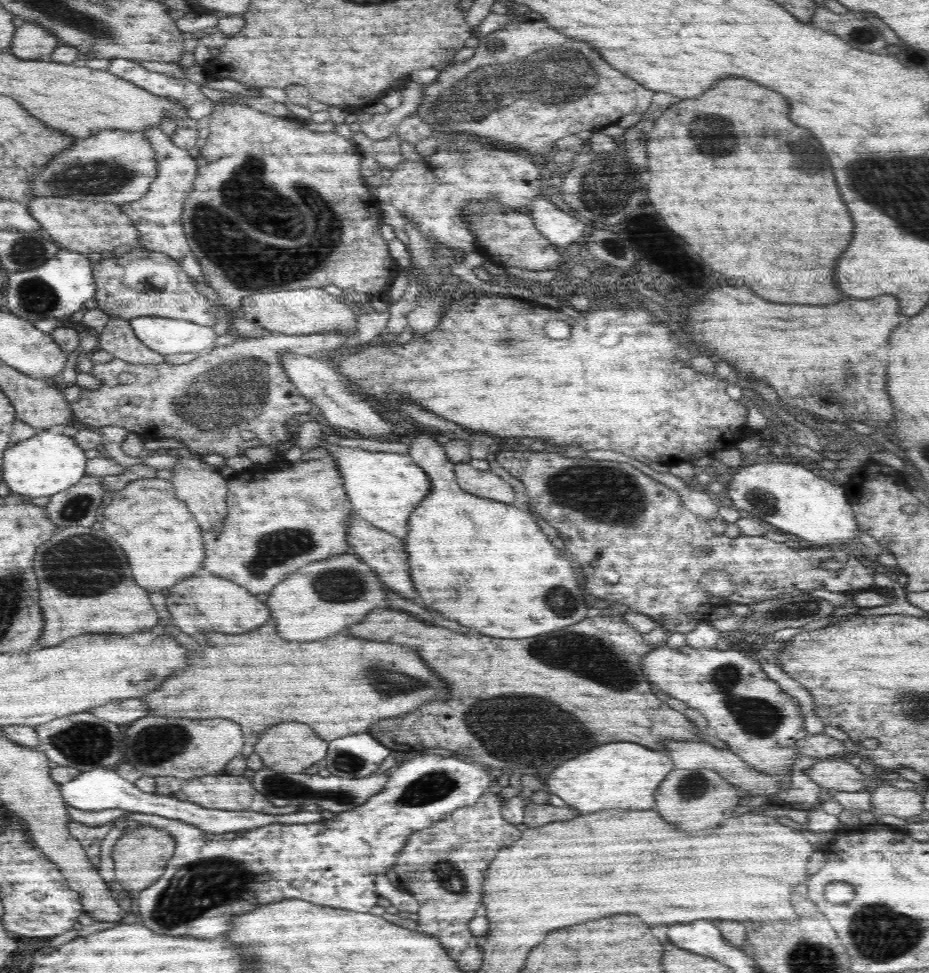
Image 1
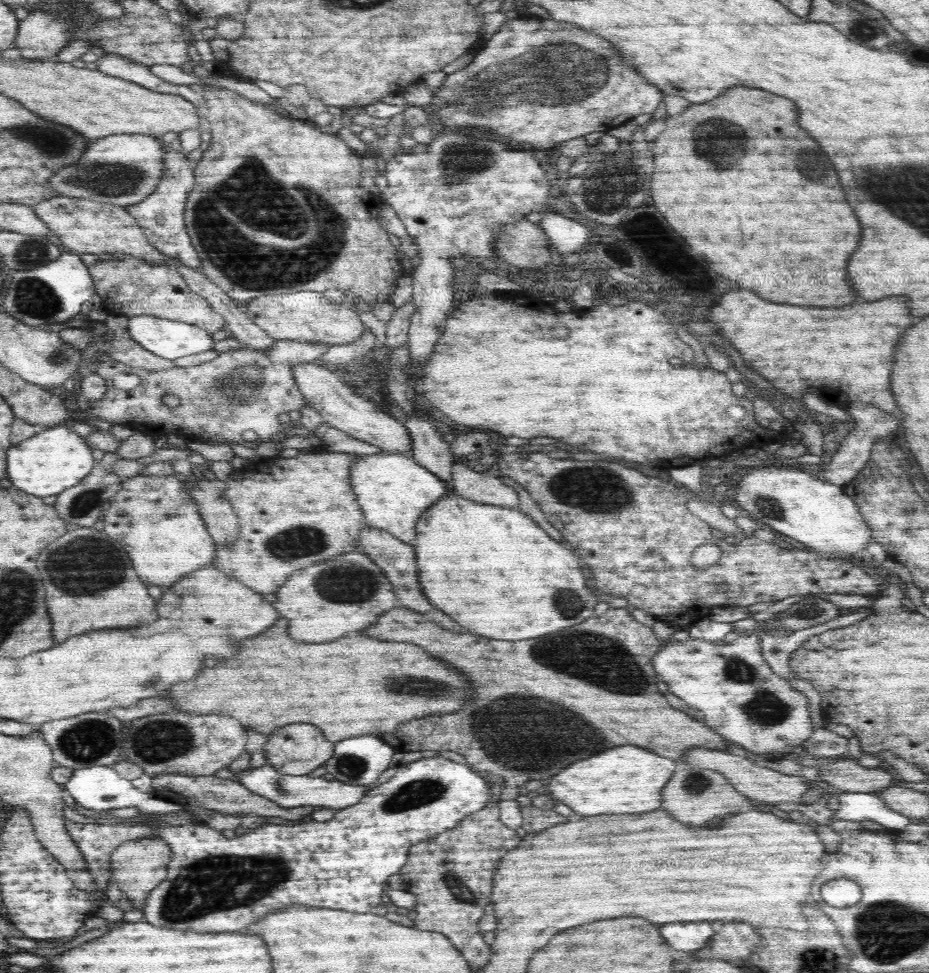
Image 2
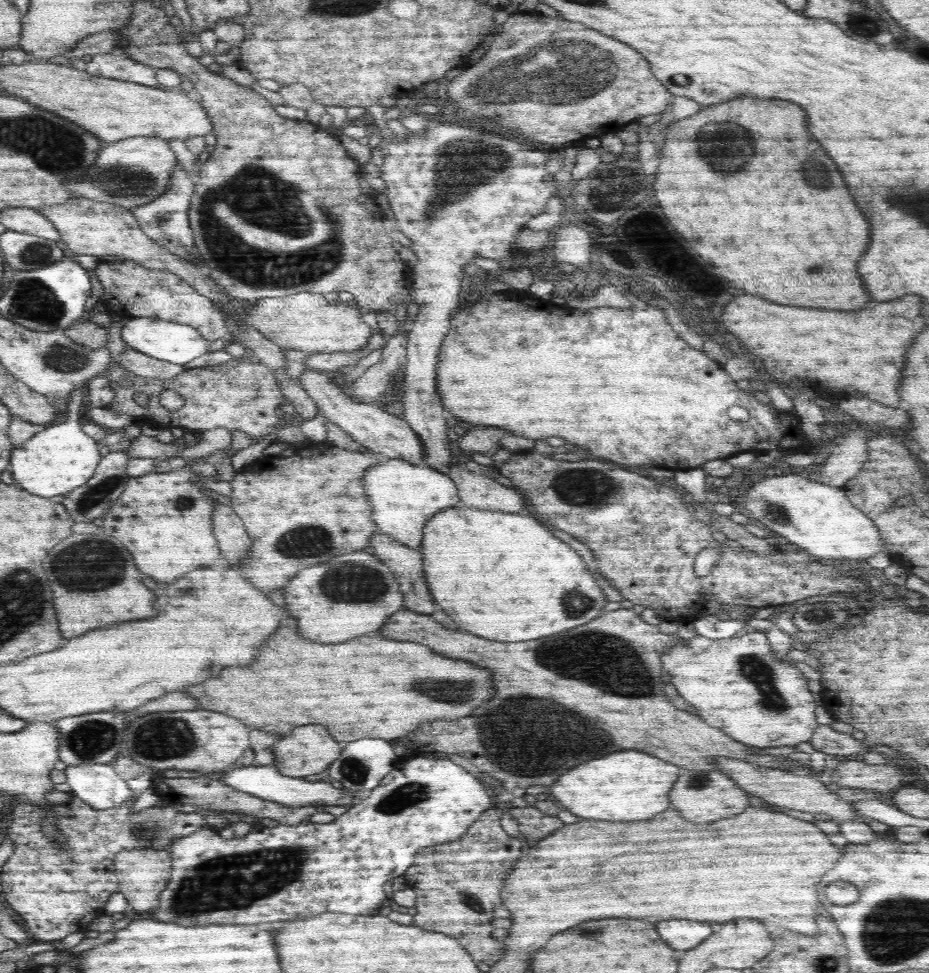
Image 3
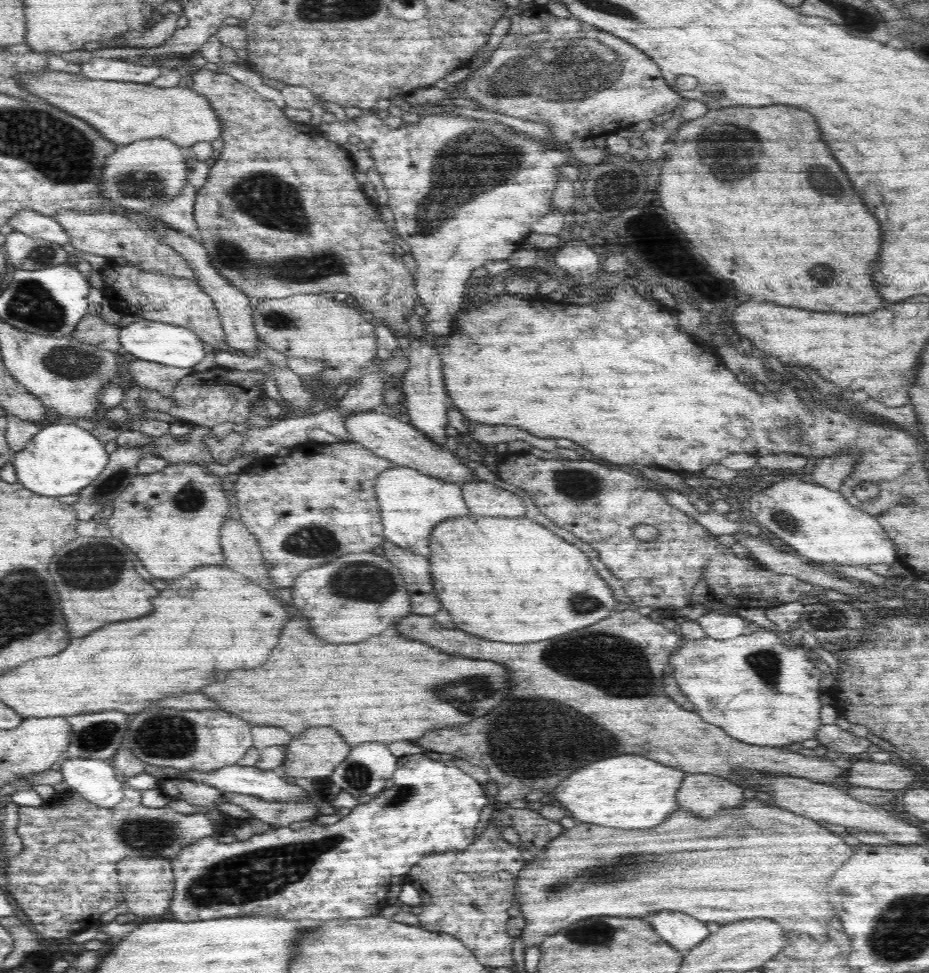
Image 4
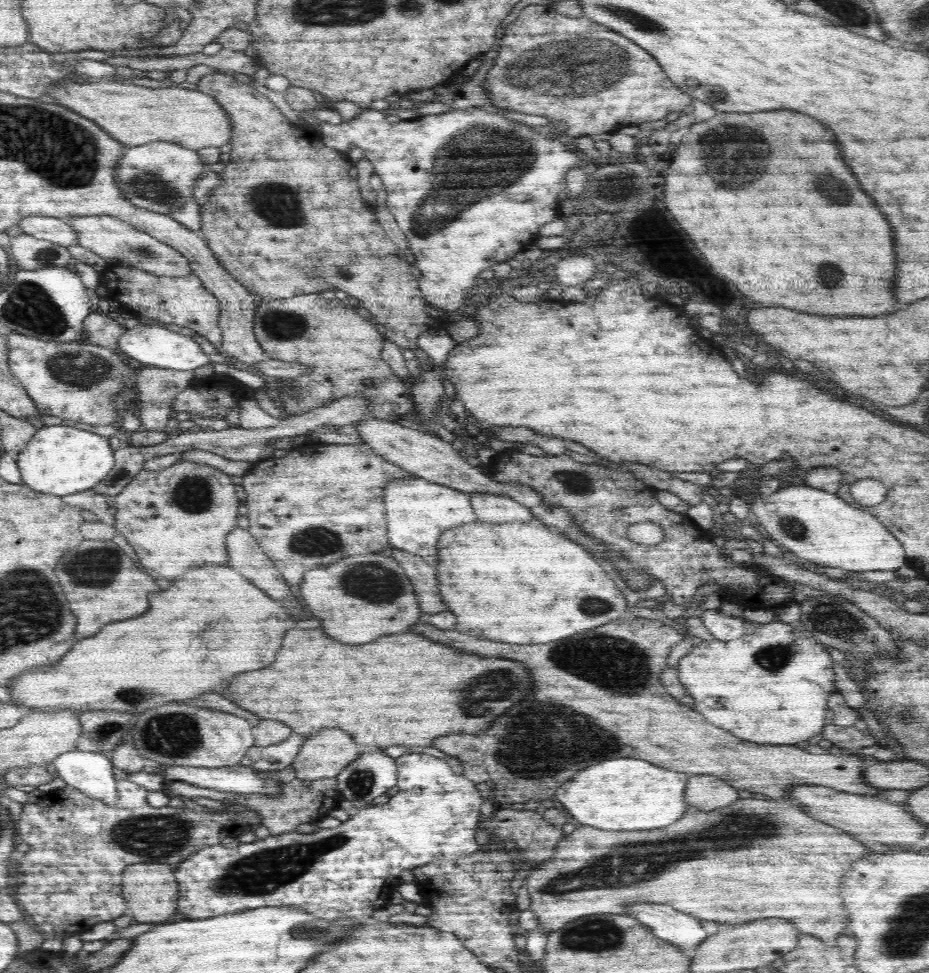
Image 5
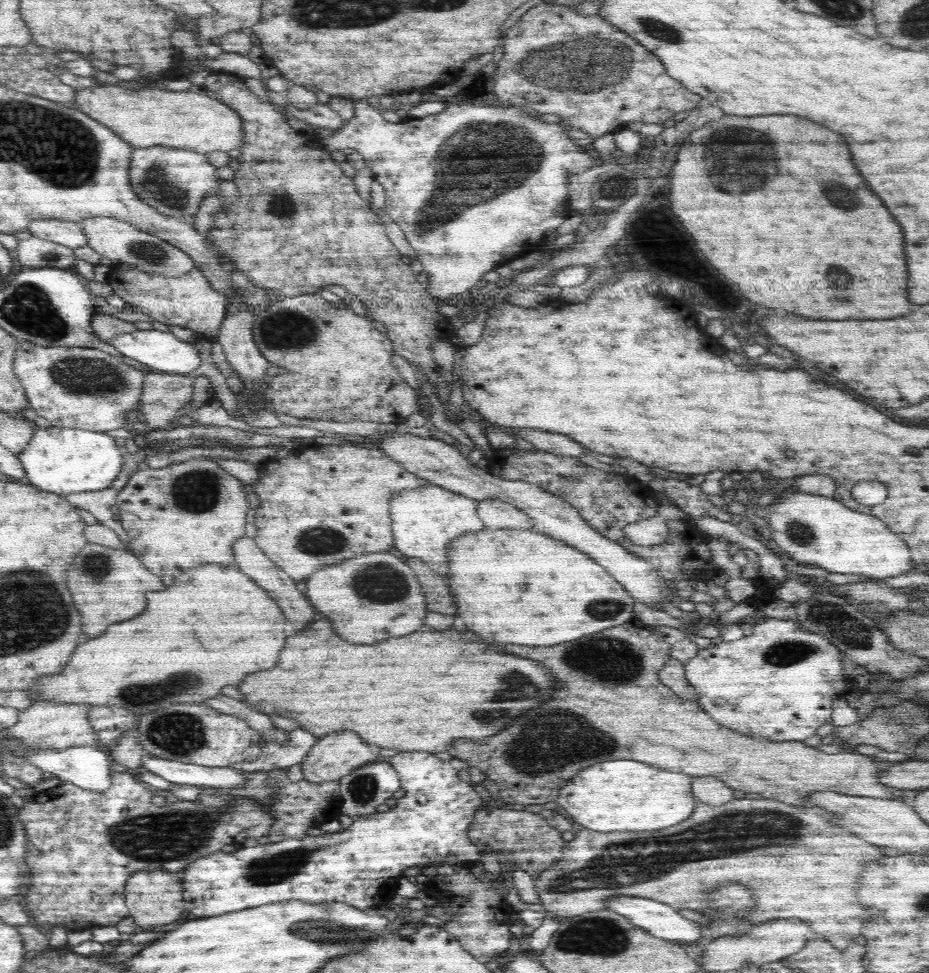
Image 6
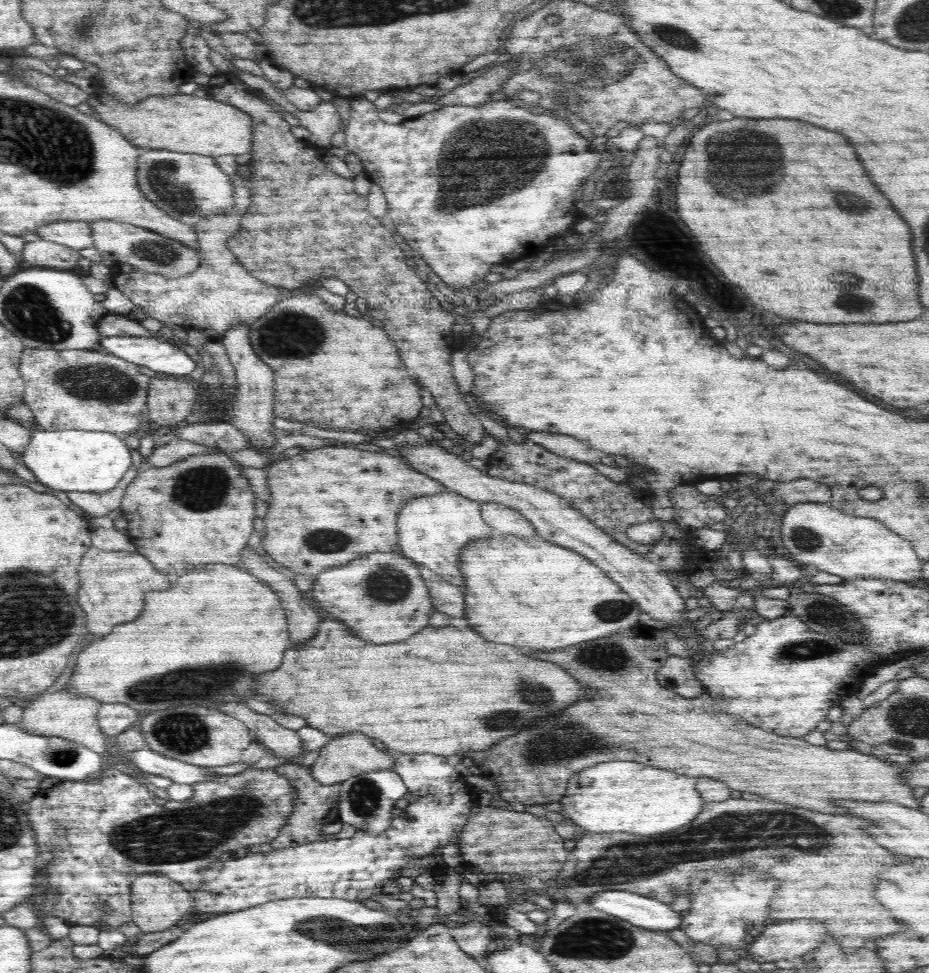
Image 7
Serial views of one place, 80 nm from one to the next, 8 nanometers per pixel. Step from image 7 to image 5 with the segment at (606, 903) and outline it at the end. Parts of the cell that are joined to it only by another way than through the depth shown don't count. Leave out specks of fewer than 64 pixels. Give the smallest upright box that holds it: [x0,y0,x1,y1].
[626,904,709,948]

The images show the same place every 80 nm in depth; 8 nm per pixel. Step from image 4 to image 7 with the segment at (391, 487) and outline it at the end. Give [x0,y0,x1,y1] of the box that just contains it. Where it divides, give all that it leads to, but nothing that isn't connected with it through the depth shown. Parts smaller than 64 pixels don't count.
[398,491,494,589]

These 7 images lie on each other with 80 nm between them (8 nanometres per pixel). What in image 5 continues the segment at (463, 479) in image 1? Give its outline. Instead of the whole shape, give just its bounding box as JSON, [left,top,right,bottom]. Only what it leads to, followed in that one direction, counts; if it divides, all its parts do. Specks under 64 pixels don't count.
[469,493,534,524]

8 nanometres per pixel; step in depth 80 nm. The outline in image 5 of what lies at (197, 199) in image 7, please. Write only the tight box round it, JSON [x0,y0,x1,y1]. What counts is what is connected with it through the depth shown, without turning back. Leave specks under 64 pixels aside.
[114,140,207,216]

